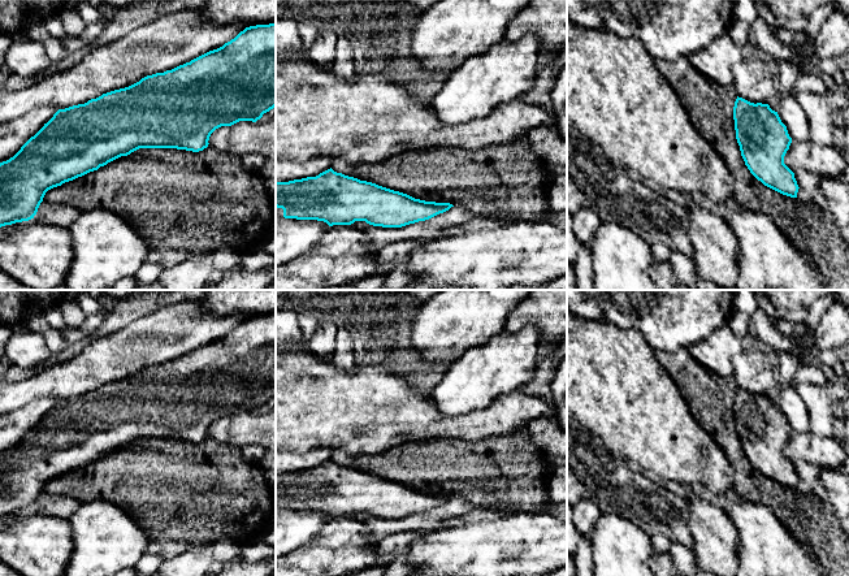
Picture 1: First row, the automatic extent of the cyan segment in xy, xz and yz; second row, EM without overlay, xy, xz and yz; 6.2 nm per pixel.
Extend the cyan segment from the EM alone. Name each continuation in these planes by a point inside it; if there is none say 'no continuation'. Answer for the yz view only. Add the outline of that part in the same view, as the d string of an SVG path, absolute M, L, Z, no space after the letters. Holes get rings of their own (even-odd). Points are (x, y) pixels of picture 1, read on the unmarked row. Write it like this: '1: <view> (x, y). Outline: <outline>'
no continuation

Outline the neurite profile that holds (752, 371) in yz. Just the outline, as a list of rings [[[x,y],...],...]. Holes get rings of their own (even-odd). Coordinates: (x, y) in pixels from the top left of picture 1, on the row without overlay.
[[[746,342],[744,350],[732,360],[731,369],[731,381],[750,394],[768,395],[775,385],[772,364],[754,342]]]

